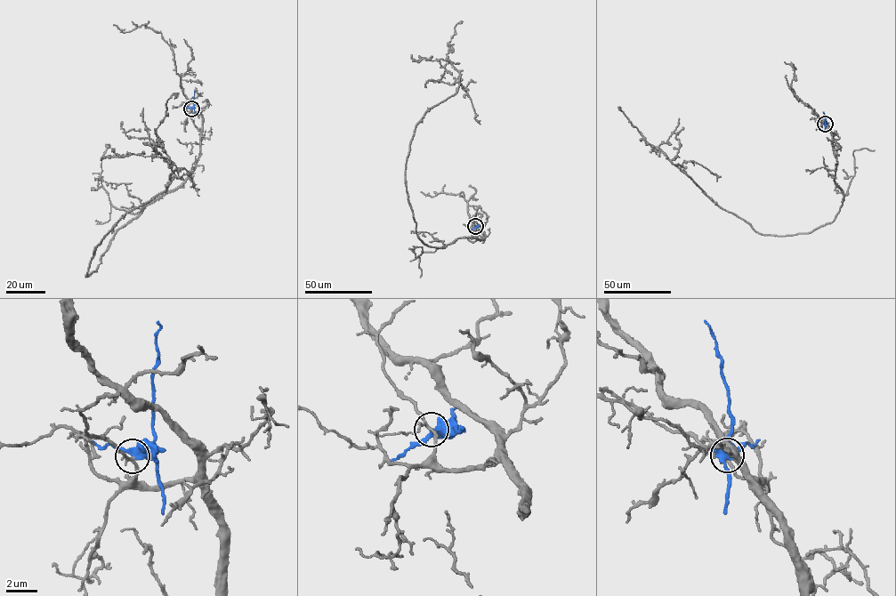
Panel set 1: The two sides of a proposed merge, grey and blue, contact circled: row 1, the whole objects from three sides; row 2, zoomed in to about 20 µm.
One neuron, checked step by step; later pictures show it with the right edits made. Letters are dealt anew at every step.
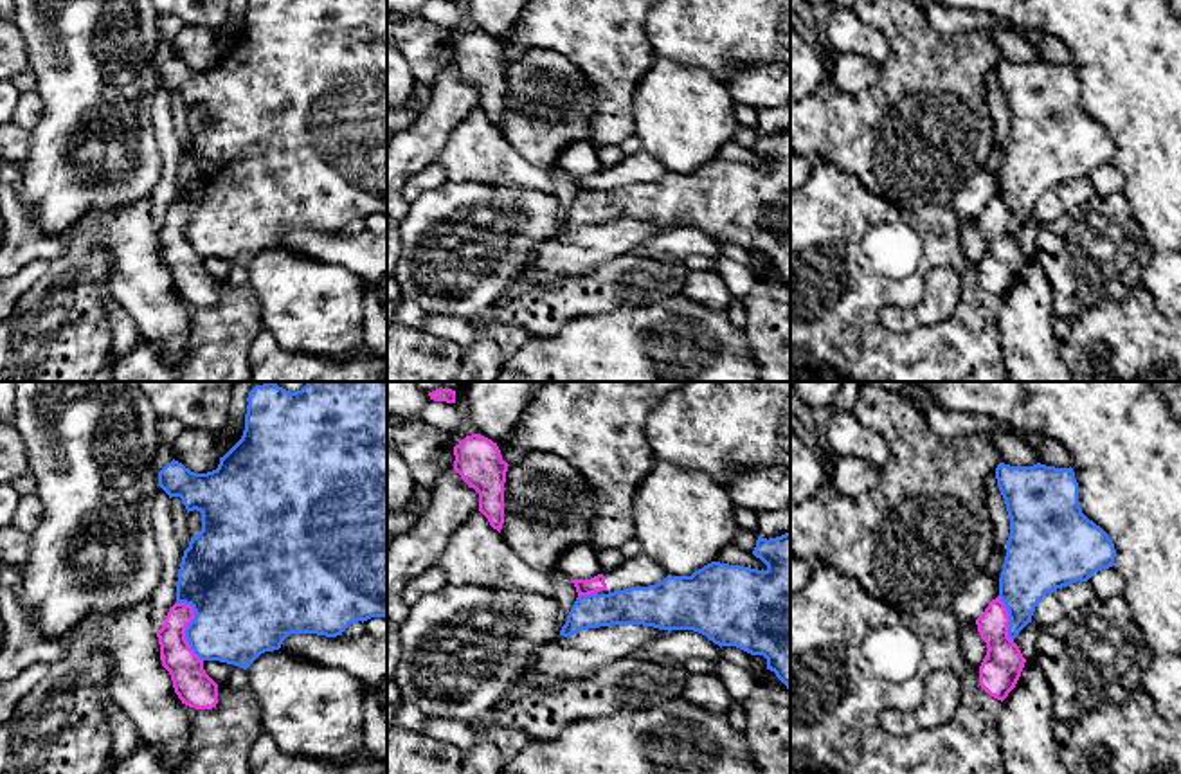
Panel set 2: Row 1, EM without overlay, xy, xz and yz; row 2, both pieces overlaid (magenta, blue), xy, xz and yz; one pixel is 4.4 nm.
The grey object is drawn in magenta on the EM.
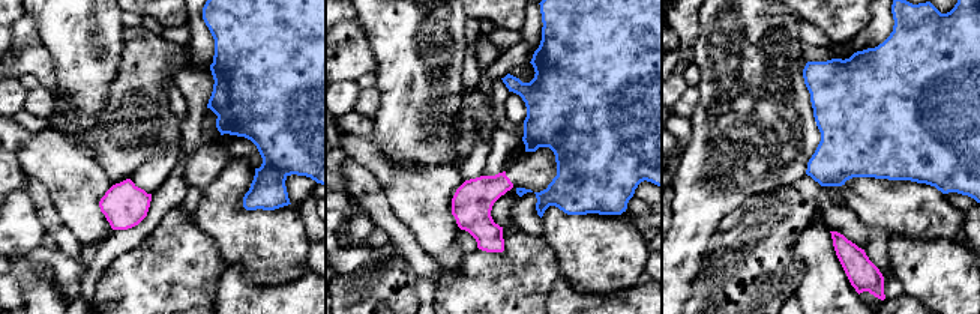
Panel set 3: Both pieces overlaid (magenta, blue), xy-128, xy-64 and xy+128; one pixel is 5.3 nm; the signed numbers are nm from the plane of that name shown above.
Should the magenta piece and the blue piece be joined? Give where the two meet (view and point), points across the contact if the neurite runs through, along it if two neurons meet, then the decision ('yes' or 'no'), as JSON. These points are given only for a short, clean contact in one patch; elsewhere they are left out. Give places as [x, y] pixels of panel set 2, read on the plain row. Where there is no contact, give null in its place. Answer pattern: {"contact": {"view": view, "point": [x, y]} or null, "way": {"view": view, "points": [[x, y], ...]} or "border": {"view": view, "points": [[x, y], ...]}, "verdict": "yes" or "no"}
{"contact": {"view": "xy", "point": [186, 224]}, "border": {"view": "xy", "points": [[177, 198], [188, 200], [193, 207], [186, 238], [202, 258]]}, "verdict": "no"}

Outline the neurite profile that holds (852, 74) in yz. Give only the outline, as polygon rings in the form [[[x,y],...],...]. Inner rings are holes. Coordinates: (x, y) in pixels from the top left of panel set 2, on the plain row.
[[[850,54],[834,56],[834,72],[828,83],[835,92],[861,95],[870,92],[880,76],[880,68],[870,59]]]

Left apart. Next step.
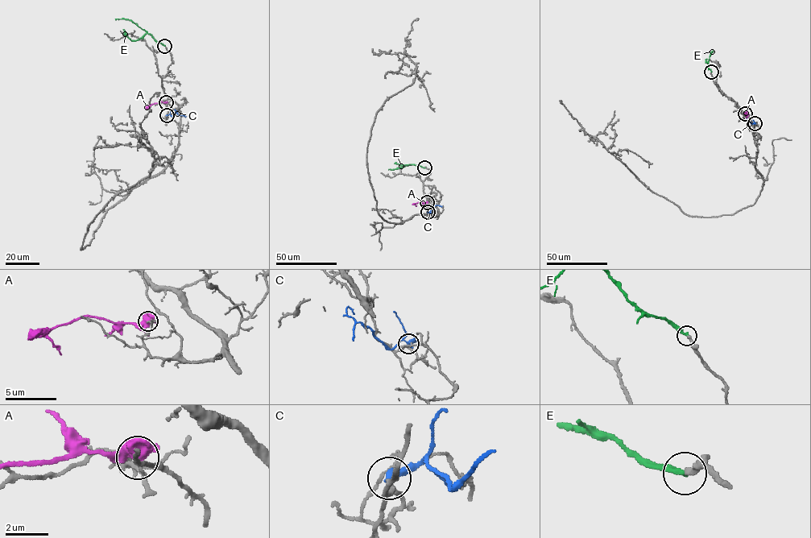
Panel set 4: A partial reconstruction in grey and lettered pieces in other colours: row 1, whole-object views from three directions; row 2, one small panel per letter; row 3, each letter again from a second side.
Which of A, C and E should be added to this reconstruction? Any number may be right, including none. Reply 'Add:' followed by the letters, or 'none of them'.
Add: E

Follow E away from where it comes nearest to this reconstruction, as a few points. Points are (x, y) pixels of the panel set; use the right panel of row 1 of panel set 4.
E: (711, 72), (708, 63), (713, 51)

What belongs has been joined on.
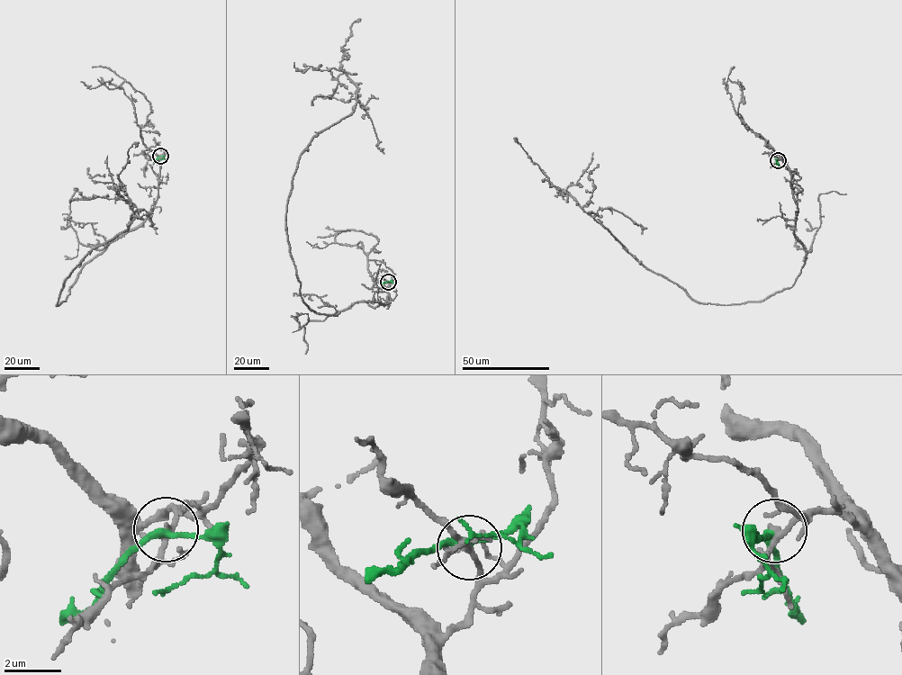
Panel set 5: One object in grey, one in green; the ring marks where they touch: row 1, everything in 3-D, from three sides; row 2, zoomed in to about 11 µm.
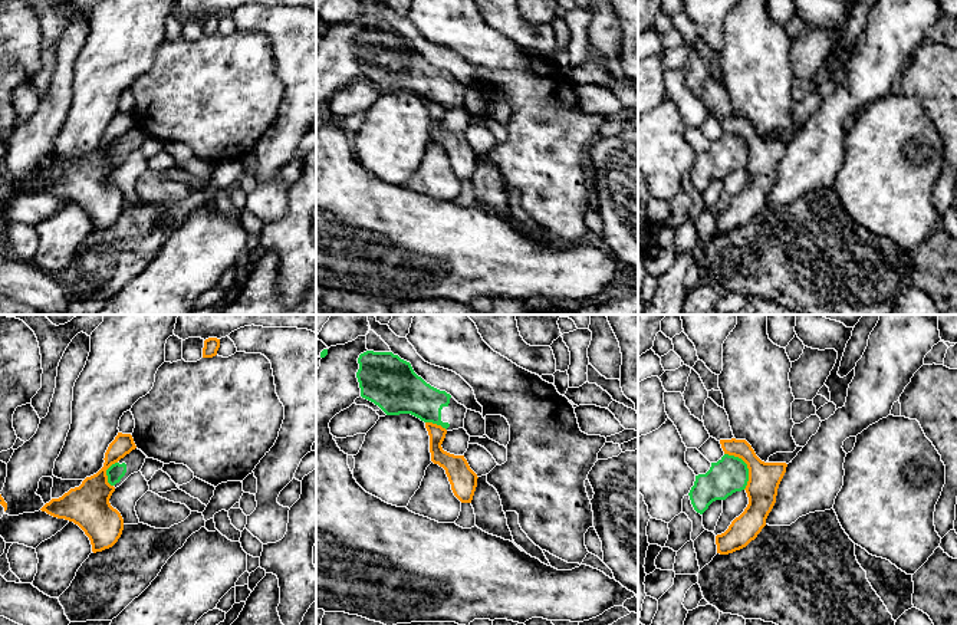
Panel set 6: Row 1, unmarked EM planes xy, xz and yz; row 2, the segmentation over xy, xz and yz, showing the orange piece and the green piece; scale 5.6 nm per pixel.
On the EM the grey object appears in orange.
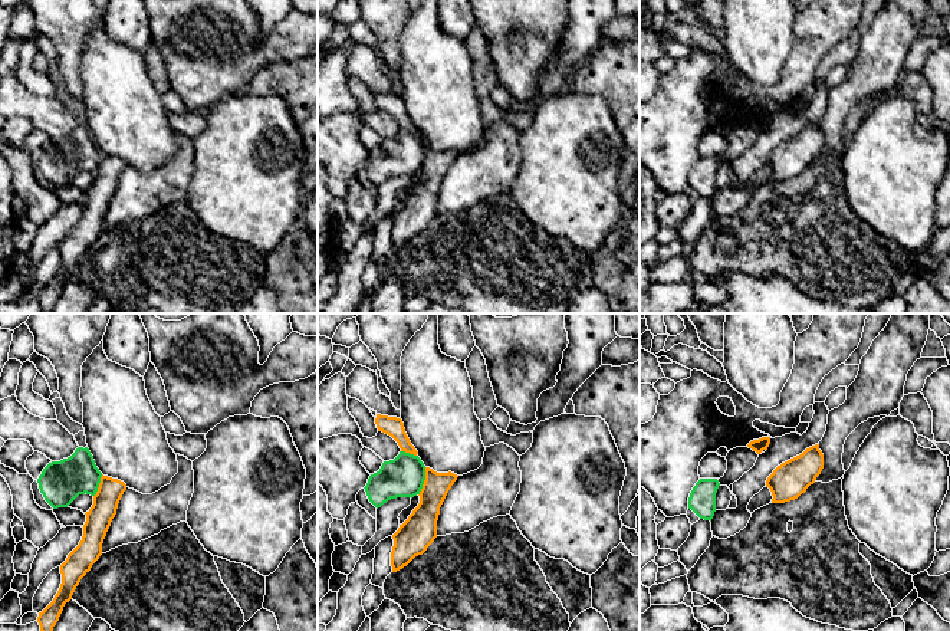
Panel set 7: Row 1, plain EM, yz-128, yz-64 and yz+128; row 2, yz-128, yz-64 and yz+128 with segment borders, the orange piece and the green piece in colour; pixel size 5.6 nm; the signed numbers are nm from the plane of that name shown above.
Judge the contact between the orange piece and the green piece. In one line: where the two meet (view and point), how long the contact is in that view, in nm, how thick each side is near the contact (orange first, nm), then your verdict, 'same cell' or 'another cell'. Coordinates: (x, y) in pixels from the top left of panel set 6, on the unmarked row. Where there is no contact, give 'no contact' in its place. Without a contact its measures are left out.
yz (747, 144) | 240 nm | 180/200 nm | another cell

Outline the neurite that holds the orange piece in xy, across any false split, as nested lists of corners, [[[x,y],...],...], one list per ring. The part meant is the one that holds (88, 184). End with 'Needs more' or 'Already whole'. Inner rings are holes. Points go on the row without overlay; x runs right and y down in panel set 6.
[[[118,111],[105,131],[103,145],[40,188],[78,203],[89,216],[93,231],[112,226],[122,213],[124,197],[109,181],[115,165],[108,161],[106,148],[135,126],[131,112]]]. Already whole

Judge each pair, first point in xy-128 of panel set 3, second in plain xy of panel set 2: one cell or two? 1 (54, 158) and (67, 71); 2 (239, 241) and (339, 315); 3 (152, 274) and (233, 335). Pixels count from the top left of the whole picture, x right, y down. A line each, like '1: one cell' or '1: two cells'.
1: two cells
2: one cell
3: one cell

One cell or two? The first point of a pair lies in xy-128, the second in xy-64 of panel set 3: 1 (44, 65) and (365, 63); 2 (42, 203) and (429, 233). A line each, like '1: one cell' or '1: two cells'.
1: one cell
2: two cells

